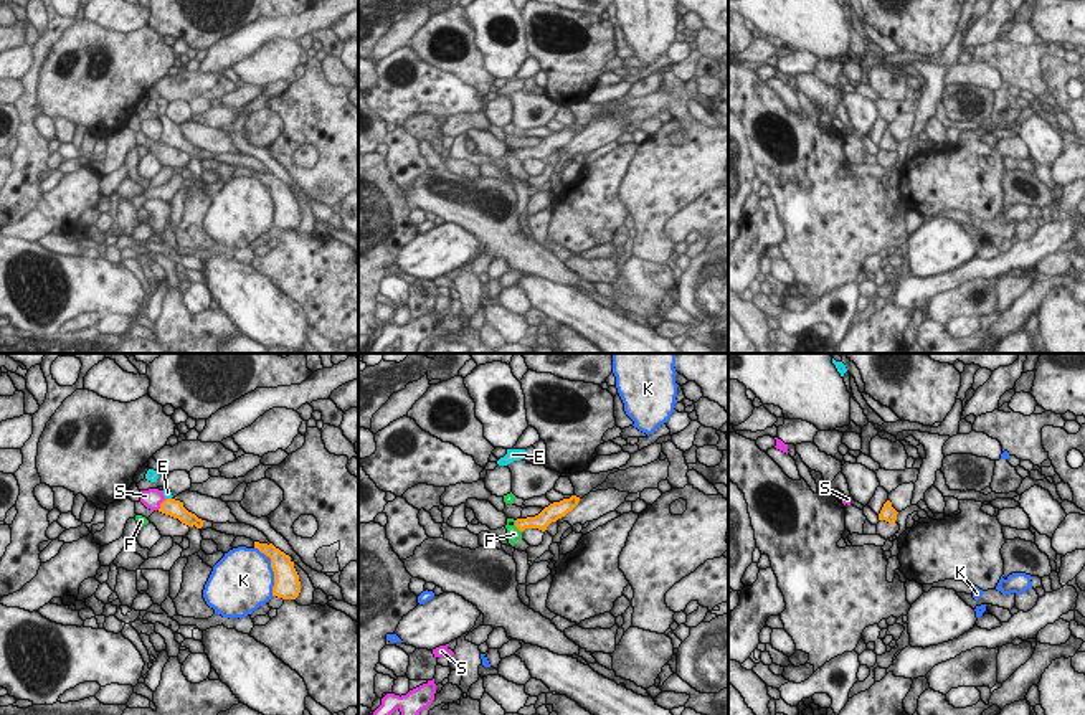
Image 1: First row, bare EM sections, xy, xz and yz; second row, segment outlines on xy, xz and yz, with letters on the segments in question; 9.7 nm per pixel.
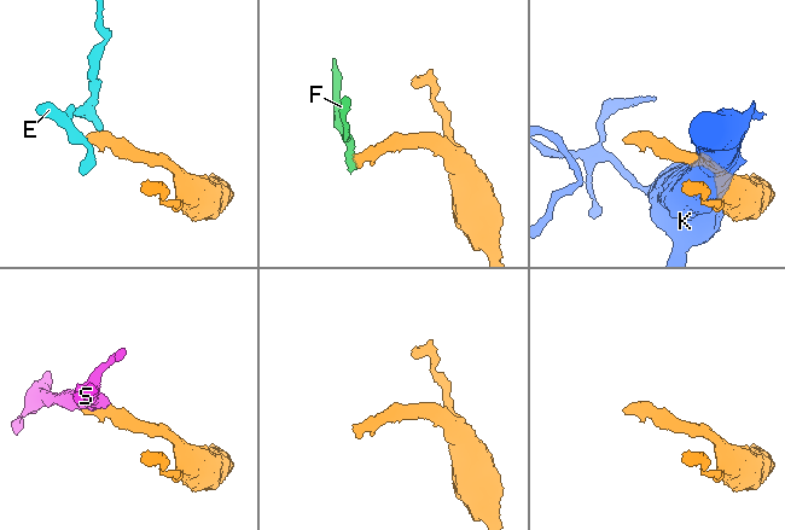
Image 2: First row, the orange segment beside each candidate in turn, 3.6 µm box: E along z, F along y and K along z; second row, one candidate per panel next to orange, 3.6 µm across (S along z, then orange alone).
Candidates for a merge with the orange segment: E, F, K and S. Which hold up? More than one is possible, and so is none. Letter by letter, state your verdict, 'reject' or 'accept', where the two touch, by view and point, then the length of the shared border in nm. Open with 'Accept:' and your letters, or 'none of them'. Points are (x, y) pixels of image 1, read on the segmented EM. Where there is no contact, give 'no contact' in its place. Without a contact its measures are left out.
Accept: E
E: accept; contact xy (169, 499); length 70 nm
F: reject; contact xz (516, 525); length 140 nm
K: reject; contact xy (273, 570); length 500 nm
S: reject; contact xy (161, 504); length 140 nm

